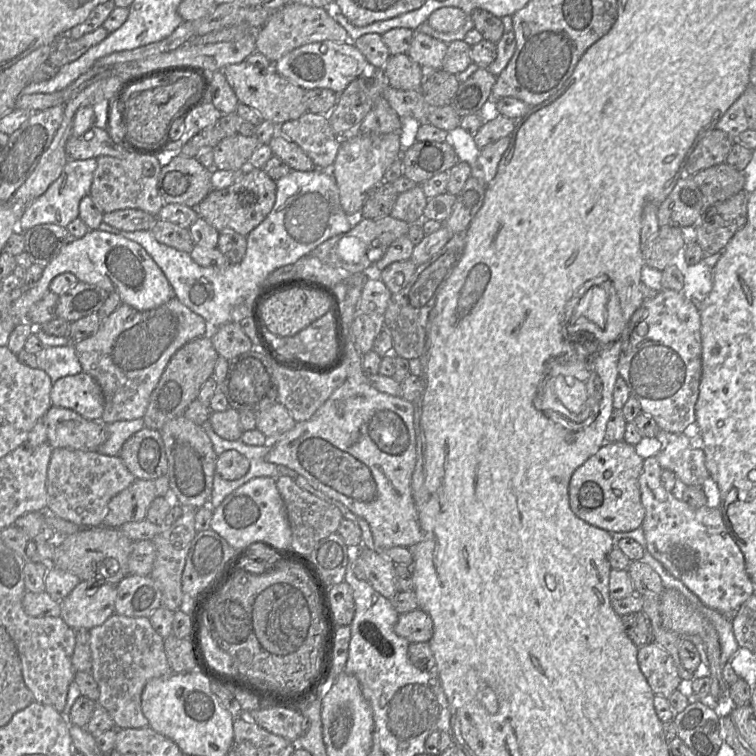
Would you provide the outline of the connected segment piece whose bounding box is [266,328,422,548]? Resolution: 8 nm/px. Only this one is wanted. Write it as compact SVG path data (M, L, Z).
M350 328L350 338L346 337L346 342L347 342L347 360L345 363L345 366L347 368L347 379L346 381L340 386L338 387L332 394L331 396L327 399L327 401L315 412L315 414L307 421L303 421L303 422L297 422L296 425L294 426L293 429L291 429L290 431L288 431L287 433L285 433L284 435L282 435L281 437L279 437L277 440L270 440L269 444L271 444L271 448L270 451L268 452L267 456L266 456L266 461L273 463L275 465L282 465L285 466L291 470L294 470L295 472L297 472L298 474L302 475L304 478L307 479L307 481L316 489L320 490L321 492L323 492L324 494L326 494L327 496L329 496L330 498L333 498L339 502L341 502L342 504L344 504L352 513L354 513L355 515L361 517L362 519L364 519L371 530L373 539L374 539L374 543L376 546L381 547L381 548L393 548L393 547L405 547L405 548L409 548L415 544L417 544L418 542L421 541L422 539L422 531L419 525L419 520L418 520L418 512L413 500L413 496L412 496L412 489L411 489L411 480L412 480L412 474L415 468L415 464L416 464L416 434L415 434L415 428L414 428L414 412L415 412L415 404L403 399L402 397L397 397L397 396L392 396L386 393L382 393L380 391L378 391L377 389L375 389L369 382L368 380L368 375L364 372L363 368L362 368L362 362L363 362L363 354L356 349L353 340L351 339L351 328Z

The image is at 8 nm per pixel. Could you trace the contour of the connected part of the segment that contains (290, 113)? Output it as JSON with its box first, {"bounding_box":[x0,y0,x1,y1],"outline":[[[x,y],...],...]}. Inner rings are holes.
{"bounding_box":[222,61,307,125],"outline":[[[243,61],[226,66],[222,72],[239,102],[259,111],[266,121],[281,125],[296,120],[307,112],[306,90],[273,68],[258,68]]]}

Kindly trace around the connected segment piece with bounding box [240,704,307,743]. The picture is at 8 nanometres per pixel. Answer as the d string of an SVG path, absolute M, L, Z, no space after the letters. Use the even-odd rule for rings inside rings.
M277 704L250 713L242 711L240 718L250 723L255 722L268 732L282 736L292 743L303 735L307 728L306 719L297 709Z

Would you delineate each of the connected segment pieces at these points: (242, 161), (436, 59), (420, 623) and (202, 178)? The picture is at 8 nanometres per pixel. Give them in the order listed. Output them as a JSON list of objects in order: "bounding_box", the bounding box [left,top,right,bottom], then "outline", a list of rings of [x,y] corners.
[{"bounding_box":[213,135,261,170],"outline":[[[254,135],[224,138],[213,148],[215,166],[219,170],[245,170],[251,155],[261,145]]]},{"bounding_box":[407,30,446,71],"outline":[[[415,30],[407,55],[420,67],[429,66],[437,71],[442,70],[446,51],[446,43]]]},{"bounding_box":[394,609,433,643],"outline":[[[416,609],[399,614],[394,631],[410,643],[428,642],[433,636],[433,622],[425,611]]]},{"bounding_box":[158,155,212,208],"outline":[[[175,155],[168,164],[162,166],[158,178],[158,191],[166,204],[182,204],[196,208],[212,190],[212,172],[195,157]]]}]

